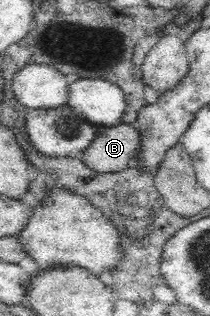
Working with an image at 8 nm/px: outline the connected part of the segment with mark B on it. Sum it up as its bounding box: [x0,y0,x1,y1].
[80,123,142,173]

